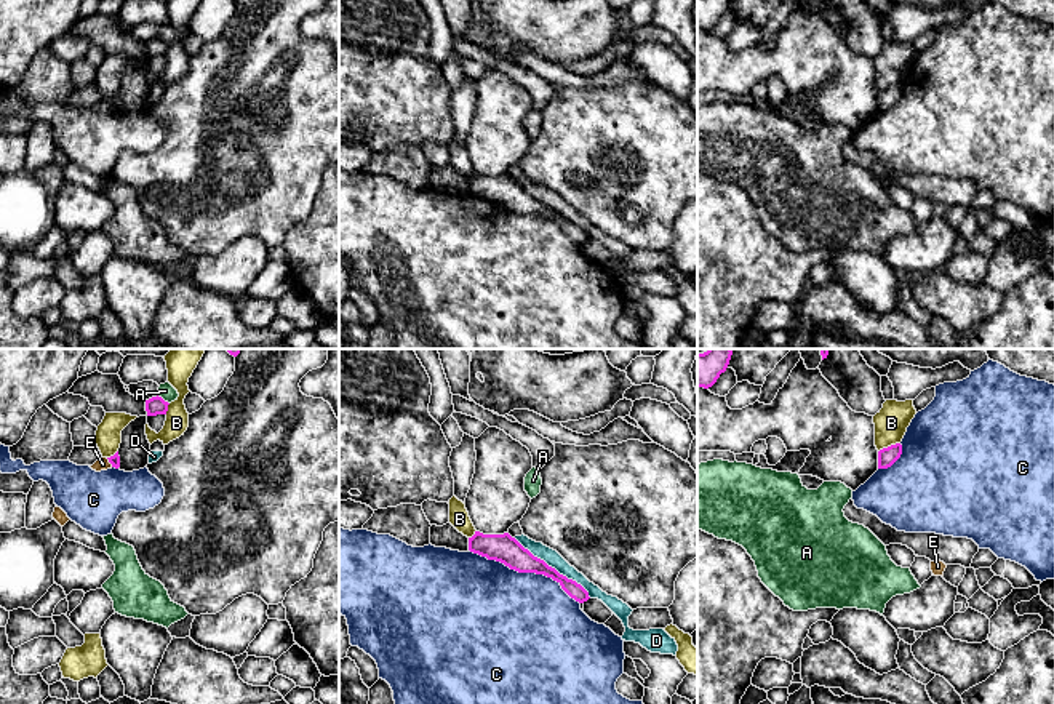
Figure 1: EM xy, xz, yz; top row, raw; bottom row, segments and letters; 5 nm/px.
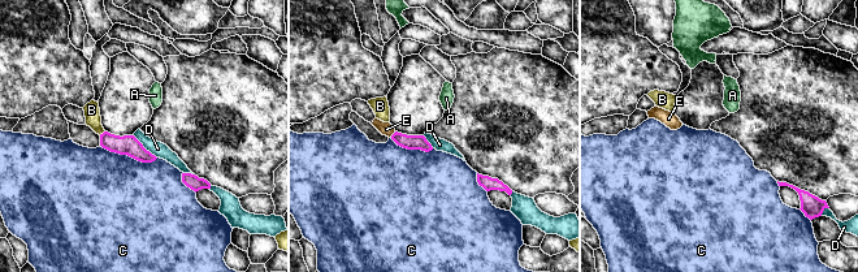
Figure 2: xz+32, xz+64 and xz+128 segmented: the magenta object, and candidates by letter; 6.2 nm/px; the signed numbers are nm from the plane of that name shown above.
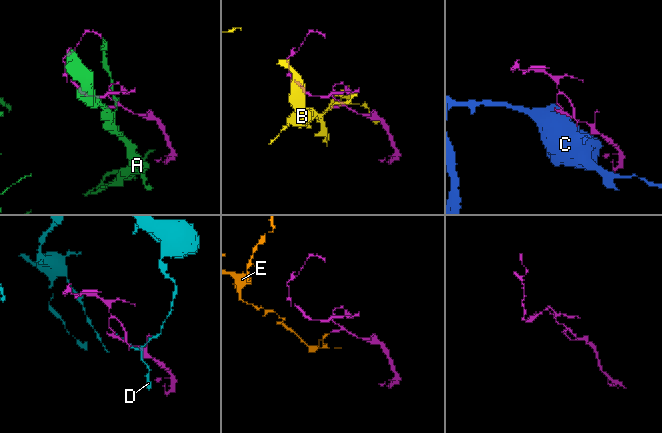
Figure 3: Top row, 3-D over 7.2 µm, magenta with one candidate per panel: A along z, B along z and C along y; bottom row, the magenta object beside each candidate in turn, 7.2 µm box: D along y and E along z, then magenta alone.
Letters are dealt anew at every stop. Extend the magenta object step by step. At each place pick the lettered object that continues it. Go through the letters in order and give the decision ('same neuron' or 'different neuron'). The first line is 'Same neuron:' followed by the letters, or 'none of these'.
Same neuron: none of these
A: different neuron
B: different neuron
C: different neuron
D: different neuron
E: different neuron

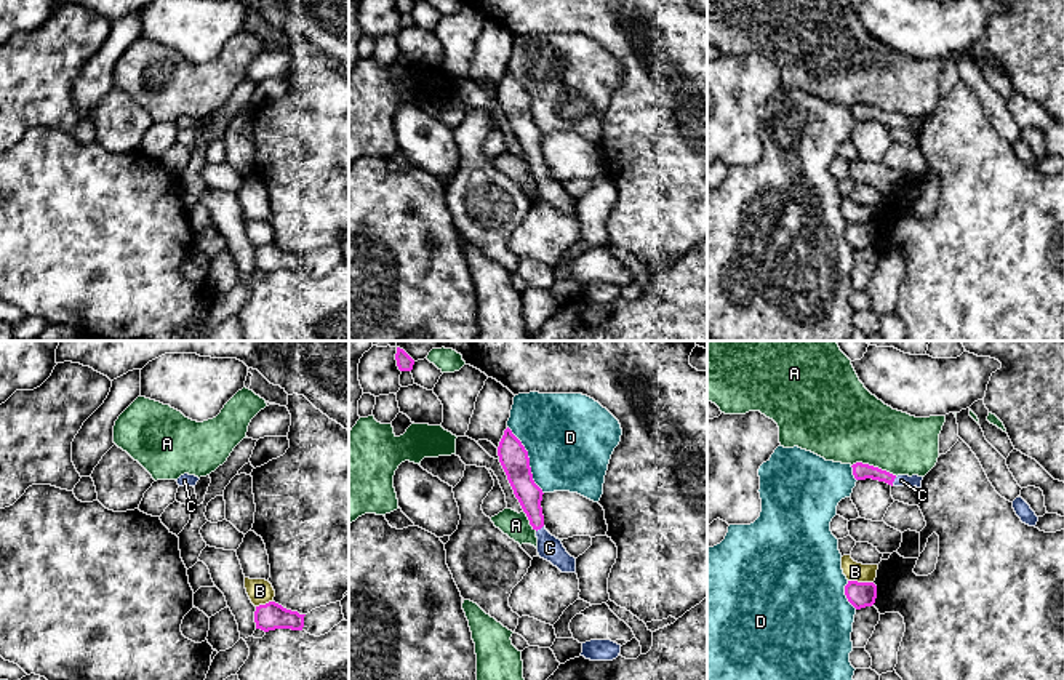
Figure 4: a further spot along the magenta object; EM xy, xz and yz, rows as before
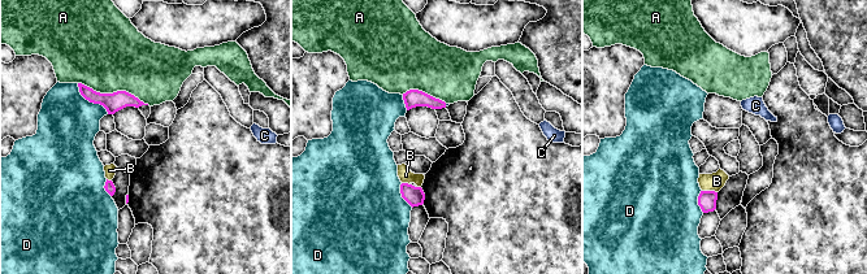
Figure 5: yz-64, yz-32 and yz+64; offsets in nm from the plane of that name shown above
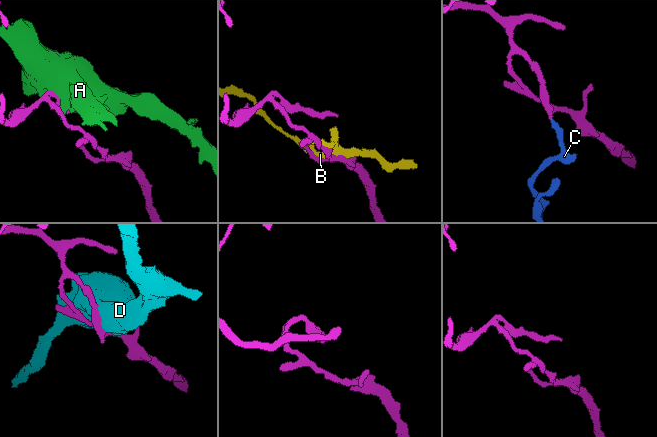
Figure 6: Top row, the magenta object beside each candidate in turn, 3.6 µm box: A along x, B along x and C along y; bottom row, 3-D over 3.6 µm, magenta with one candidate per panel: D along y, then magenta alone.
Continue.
Same neuron: C
A: different neuron
B: different neuron
C: same neuron
D: different neuron

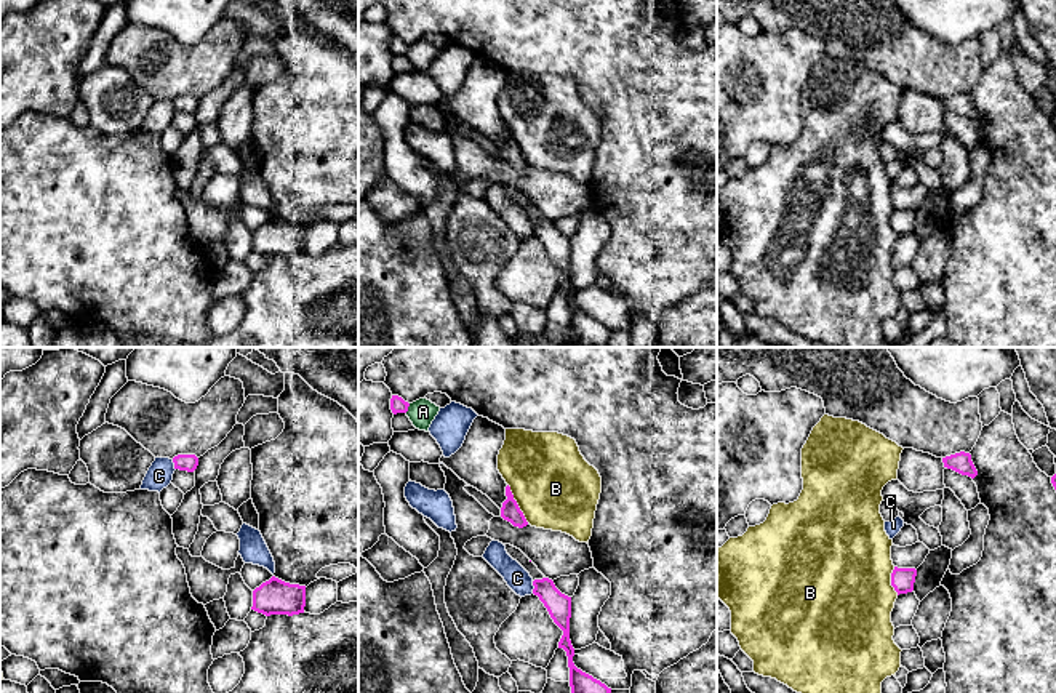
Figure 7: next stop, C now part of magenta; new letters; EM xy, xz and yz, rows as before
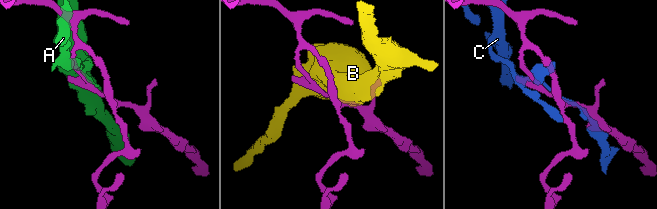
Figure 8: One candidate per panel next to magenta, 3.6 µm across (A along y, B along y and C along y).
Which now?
Same neuron: none of these
A: different neuron
B: different neuron
C: different neuron

